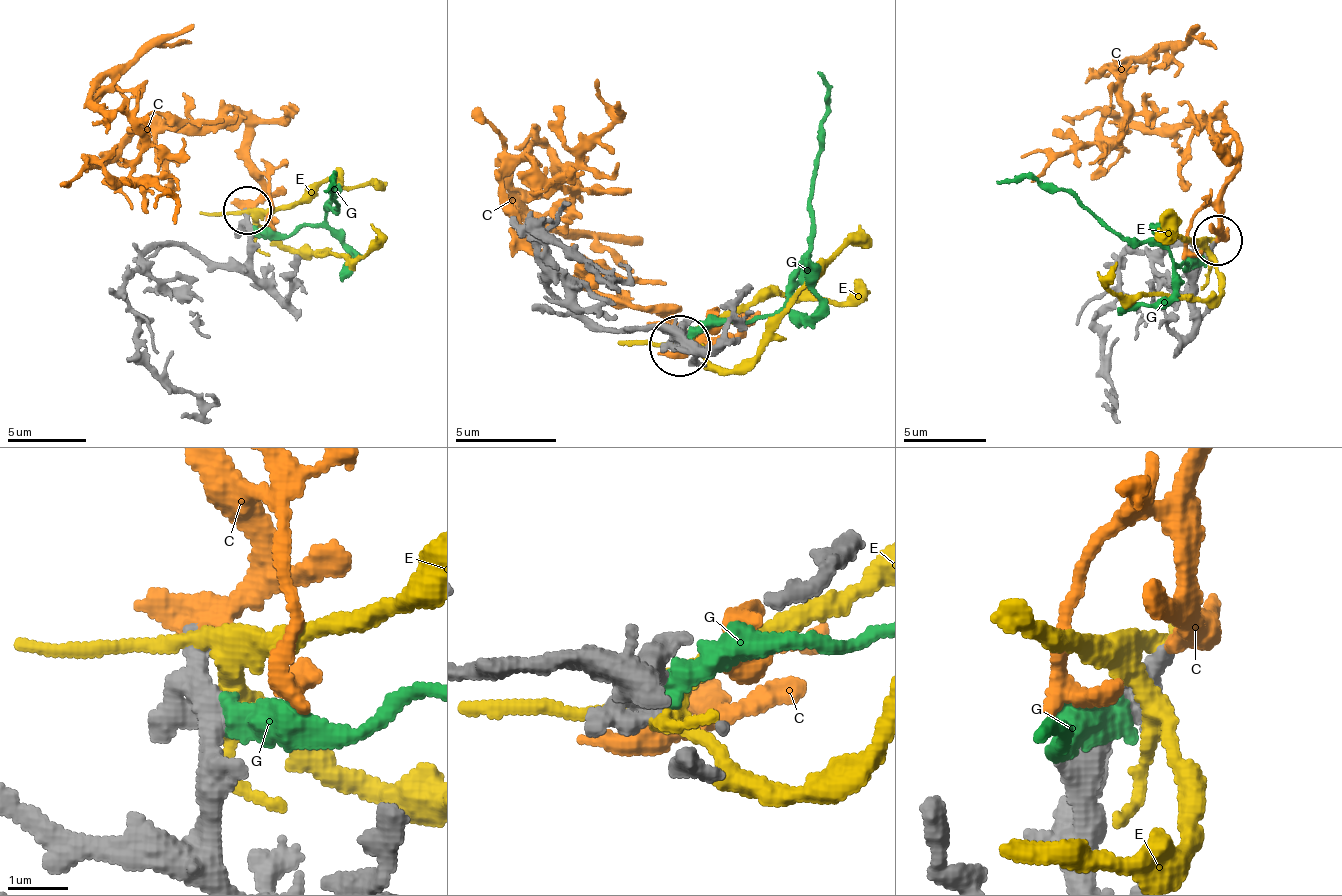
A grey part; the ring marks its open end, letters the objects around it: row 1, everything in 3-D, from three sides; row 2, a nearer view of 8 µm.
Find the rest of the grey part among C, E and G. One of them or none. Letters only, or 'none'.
C

